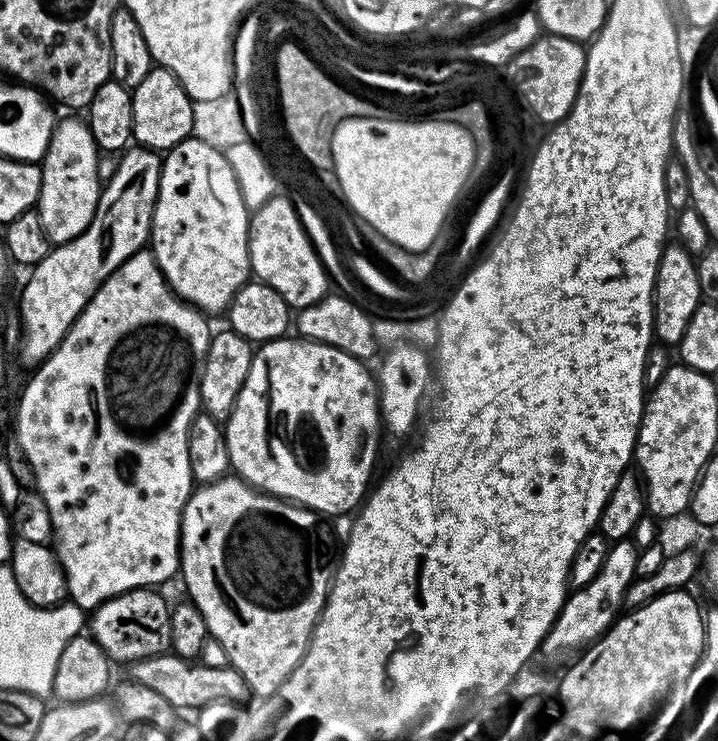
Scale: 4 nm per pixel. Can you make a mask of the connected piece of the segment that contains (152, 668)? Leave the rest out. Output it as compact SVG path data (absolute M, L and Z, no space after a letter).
M161 654L159 656L148 656L145 660L135 661L131 665L131 683L141 684L150 690L155 690L157 694L162 694L170 706L177 710L184 708L194 708L201 710L215 700L235 700L243 701L244 695L249 695L248 683L238 674L235 668L215 668L197 662L195 659L183 660L180 656L173 654Z

